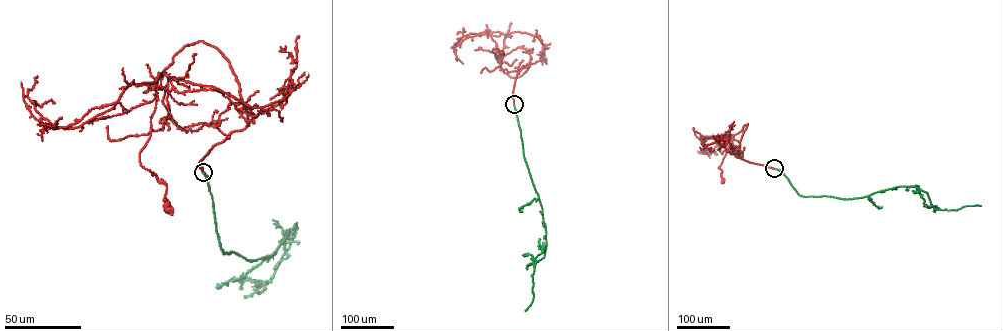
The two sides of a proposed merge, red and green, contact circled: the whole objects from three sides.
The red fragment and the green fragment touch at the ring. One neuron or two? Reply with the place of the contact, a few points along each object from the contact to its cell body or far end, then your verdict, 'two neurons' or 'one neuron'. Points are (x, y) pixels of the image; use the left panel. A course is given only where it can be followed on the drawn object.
at (203, 172); red runs (203, 172), (200, 161), (248, 120), (230, 64), (202, 41), (81, 125), (56, 127), (31, 101), (55, 103); green runs (203, 172), (223, 254), (250, 261), (270, 256), (296, 224), (261, 292), (255, 286), (261, 281), (235, 279); one neuron

